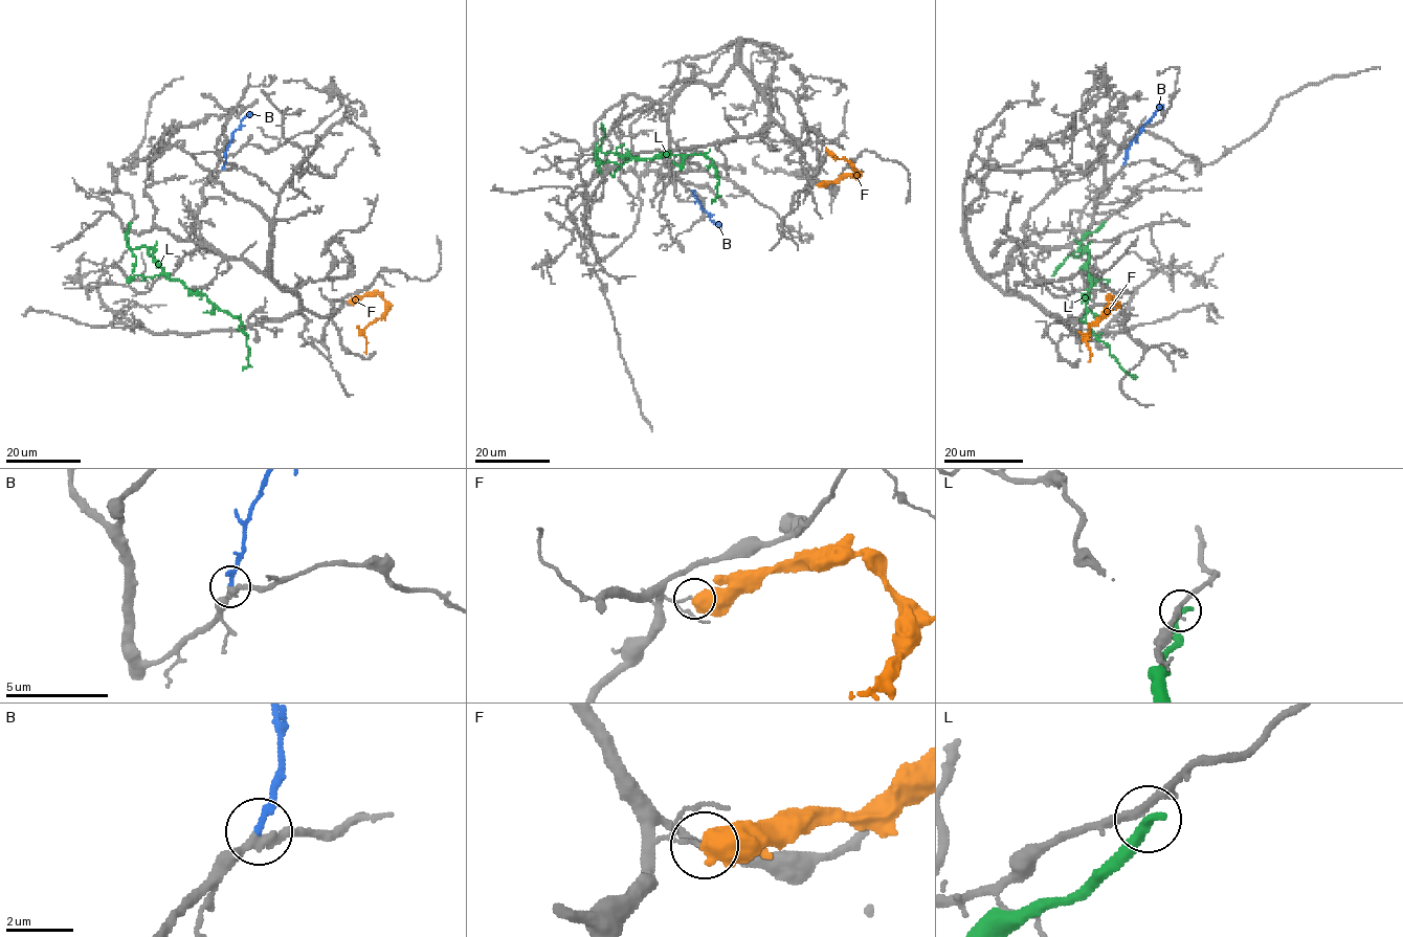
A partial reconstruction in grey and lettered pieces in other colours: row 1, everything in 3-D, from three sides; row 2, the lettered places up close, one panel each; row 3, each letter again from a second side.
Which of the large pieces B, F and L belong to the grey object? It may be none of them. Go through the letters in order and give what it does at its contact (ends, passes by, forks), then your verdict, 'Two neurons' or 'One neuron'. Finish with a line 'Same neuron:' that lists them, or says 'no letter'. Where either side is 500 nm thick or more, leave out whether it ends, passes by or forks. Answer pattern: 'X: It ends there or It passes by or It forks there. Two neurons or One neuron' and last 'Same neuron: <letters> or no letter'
B: It ends there. One neuron
F: Two neurons
L: It ends there. Two neurons
Same neuron: B

